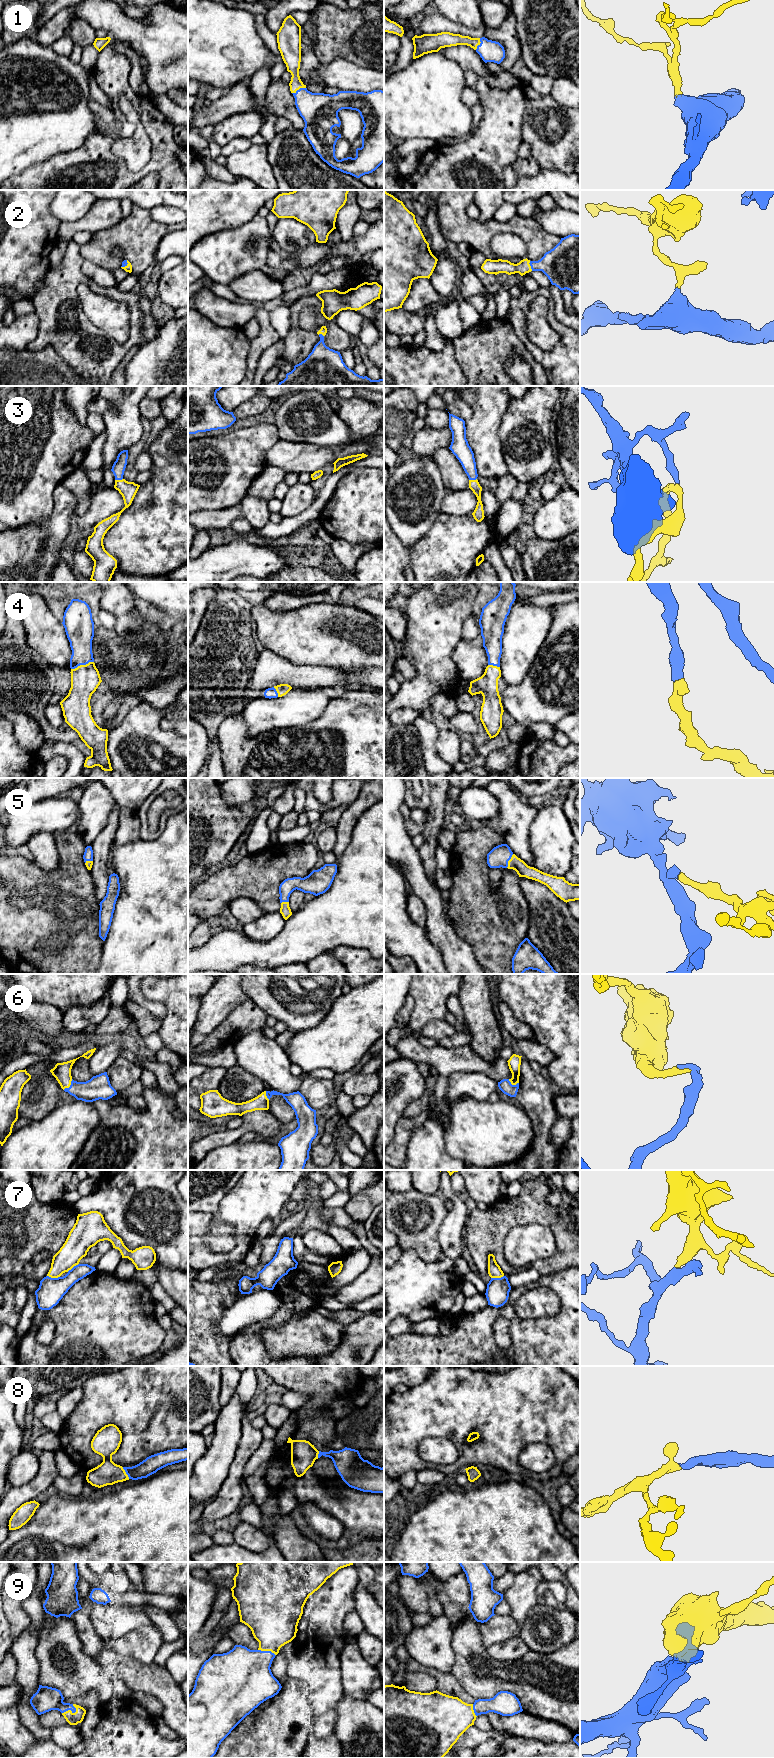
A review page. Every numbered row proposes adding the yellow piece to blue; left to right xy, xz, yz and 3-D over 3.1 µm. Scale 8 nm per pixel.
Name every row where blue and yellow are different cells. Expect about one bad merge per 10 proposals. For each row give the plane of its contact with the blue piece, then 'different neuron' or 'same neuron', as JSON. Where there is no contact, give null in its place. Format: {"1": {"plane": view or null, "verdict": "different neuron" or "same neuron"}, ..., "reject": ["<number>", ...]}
{"1": {"plane": "xz", "verdict": "same neuron"}, "2": {"plane": "yz", "verdict": "same neuron"}, "3": {"plane": "xy", "verdict": "same neuron"}, "4": {"plane": "xy", "verdict": "same neuron"}, "5": {"plane": "yz", "verdict": "same neuron"}, "6": {"plane": "xy", "verdict": "same neuron"}, "7": {"plane": "xy", "verdict": "same neuron"}, "8": {"plane": "xy", "verdict": "same neuron"}, "9": {"plane": "xy", "verdict": "same neuron"}, "reject": []}

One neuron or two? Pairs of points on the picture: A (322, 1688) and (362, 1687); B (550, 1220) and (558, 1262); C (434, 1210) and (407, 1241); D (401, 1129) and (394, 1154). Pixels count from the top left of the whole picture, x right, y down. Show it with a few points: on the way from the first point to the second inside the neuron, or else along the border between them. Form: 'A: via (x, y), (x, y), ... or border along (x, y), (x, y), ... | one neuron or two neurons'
A: border along (339, 1664), (339, 1678), (343, 1693) | two neurons
B: via (560, 1230), (562, 1232), (562, 1252) | one neuron
C: via (426, 1218), (413, 1233) | one neuron
D: via (401, 1135), (397, 1148) | one neuron

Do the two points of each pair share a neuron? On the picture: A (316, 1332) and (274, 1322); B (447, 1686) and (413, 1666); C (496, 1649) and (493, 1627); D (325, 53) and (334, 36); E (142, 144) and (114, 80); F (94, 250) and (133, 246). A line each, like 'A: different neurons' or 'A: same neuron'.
A: different neurons
B: same neuron
C: different neurons
D: same neuron
E: different neurons
F: same neuron

